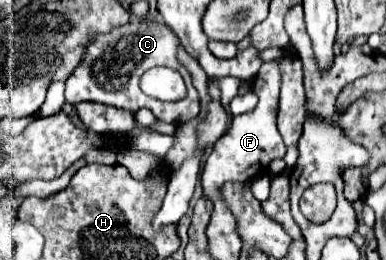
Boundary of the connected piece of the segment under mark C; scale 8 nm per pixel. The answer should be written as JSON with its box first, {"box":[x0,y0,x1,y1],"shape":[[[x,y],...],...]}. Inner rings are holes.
{"box":[66,16,200,126],"shape":[[[132,16],[128,24],[118,26],[108,34],[100,34],[90,44],[86,44],[82,62],[66,80],[66,102],[68,104],[98,102],[98,104],[106,104],[130,112],[136,112],[140,108],[150,108],[154,116],[162,122],[172,122],[176,126],[190,122],[200,112],[200,100],[196,88],[192,86],[190,74],[176,60],[176,50],[178,50],[178,38],[162,20],[154,20],[150,16],[146,18]],[[154,66],[166,66],[178,70],[186,82],[188,96],[180,102],[158,102],[150,96],[144,96],[144,92],[138,86],[140,76]]]}

